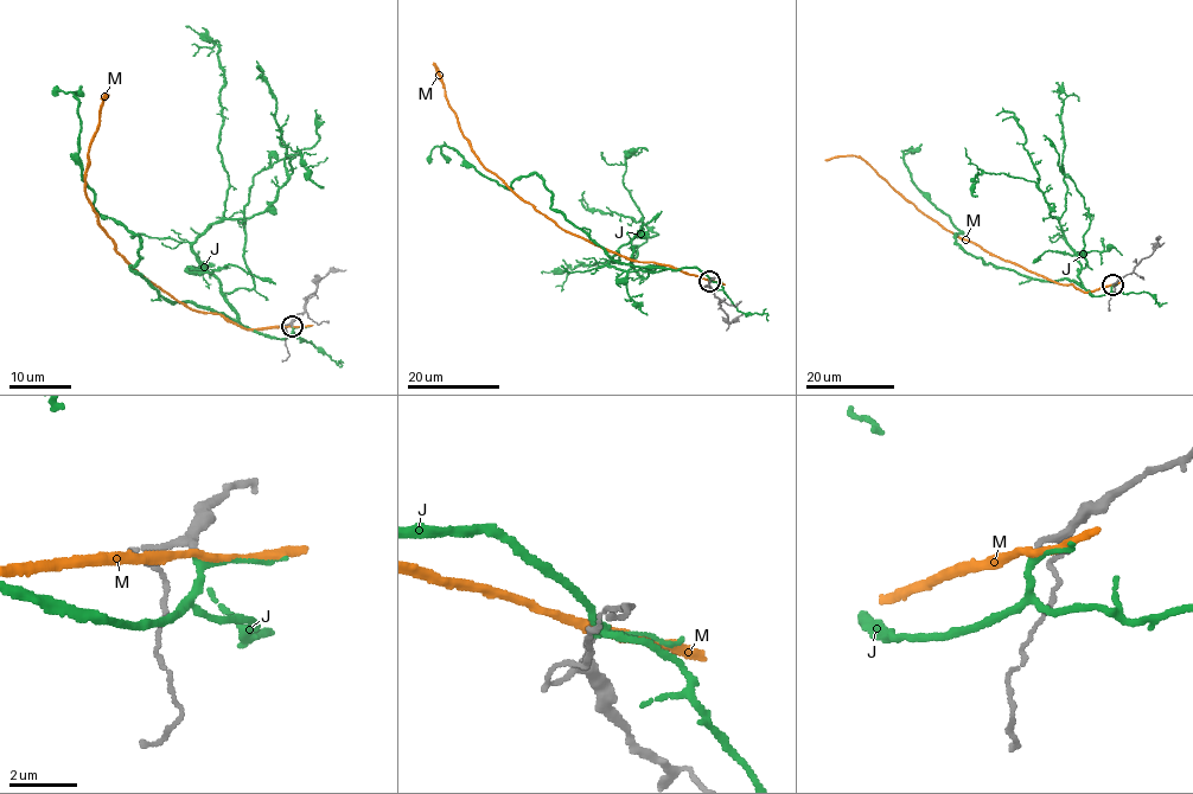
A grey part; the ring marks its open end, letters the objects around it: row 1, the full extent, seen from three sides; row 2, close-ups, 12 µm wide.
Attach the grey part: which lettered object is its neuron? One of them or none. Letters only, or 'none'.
J

